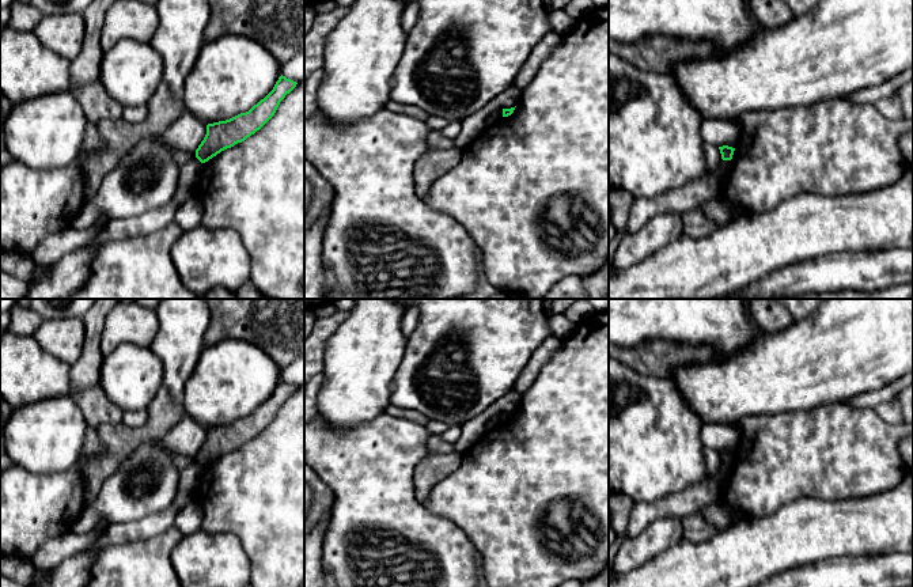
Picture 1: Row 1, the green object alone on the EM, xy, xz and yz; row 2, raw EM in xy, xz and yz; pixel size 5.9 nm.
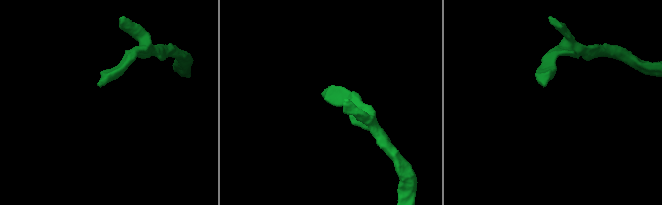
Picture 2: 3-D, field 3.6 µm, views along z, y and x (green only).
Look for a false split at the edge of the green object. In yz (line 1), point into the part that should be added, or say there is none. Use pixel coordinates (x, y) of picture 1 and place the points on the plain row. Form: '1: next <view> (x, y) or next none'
1: next none

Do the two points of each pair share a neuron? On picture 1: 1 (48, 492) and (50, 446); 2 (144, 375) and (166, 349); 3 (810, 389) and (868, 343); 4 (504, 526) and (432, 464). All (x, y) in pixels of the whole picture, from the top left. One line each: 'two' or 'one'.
1: two
2: two
3: one
4: two

